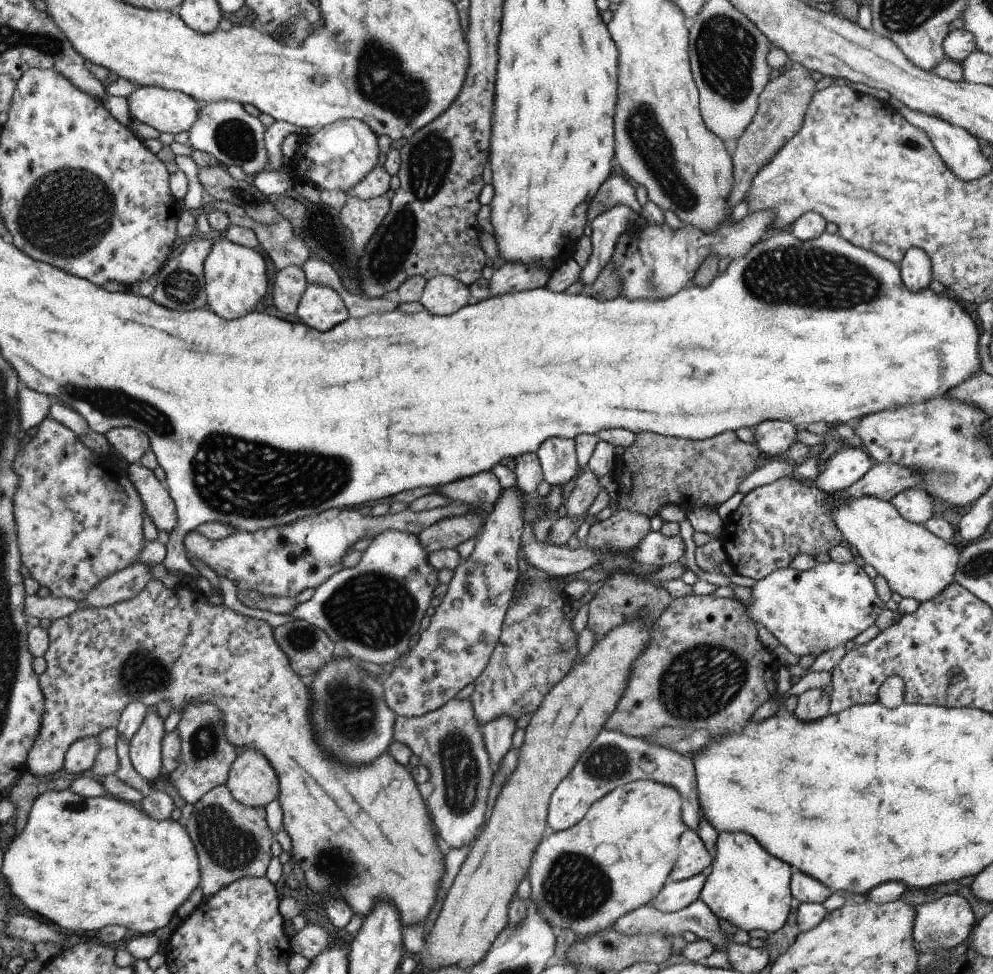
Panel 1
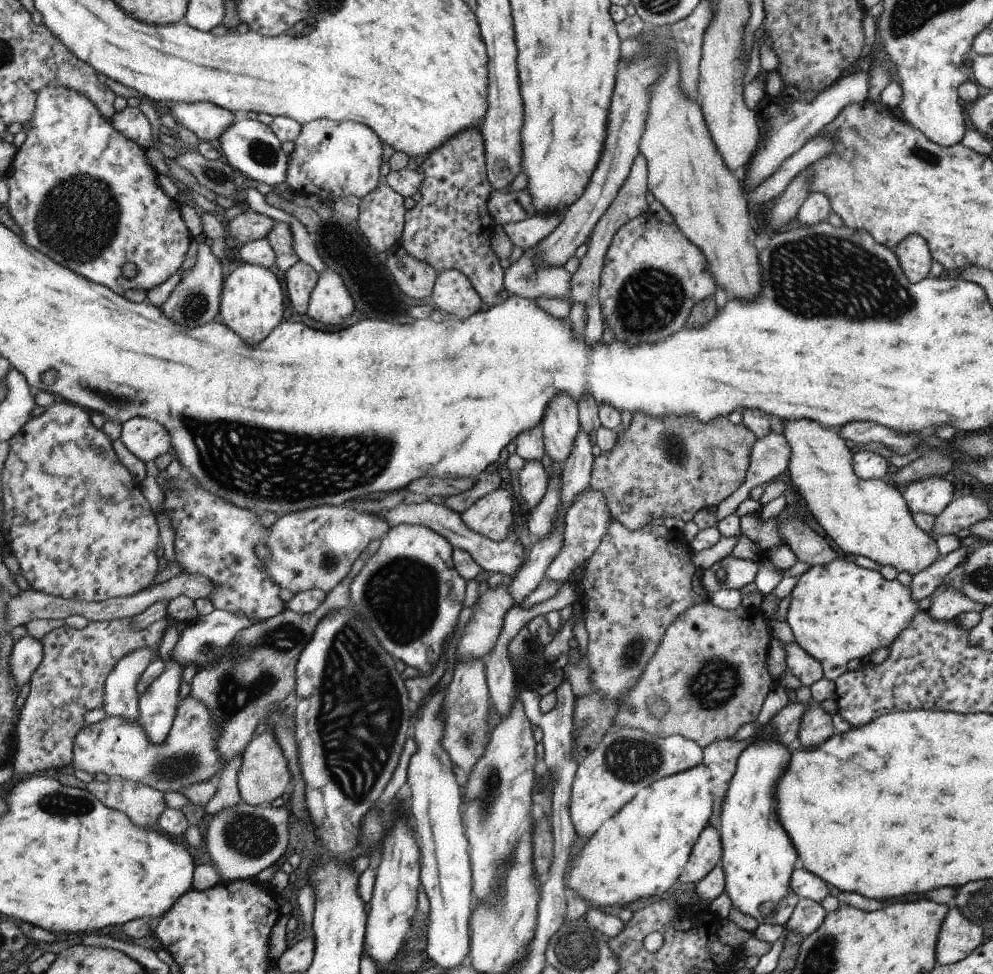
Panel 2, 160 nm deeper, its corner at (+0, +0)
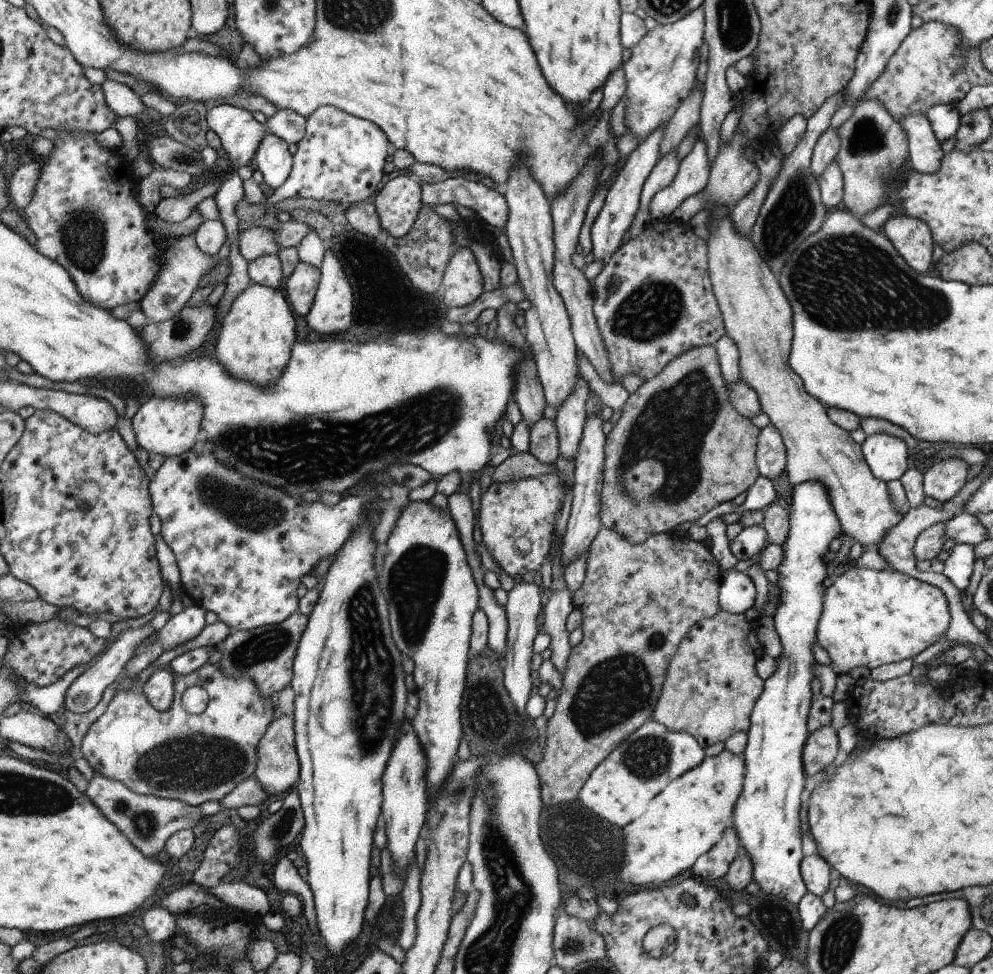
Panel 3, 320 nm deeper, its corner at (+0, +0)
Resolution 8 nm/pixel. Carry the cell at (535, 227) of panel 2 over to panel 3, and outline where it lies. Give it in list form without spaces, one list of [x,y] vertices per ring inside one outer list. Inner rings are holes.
[[[450,177],[437,184],[426,184],[421,182],[423,186],[423,202],[429,205],[439,204],[458,204],[458,206],[466,206],[475,211],[485,223],[490,223],[496,228],[505,227],[509,217],[509,206],[507,205],[506,197],[503,193],[496,191],[493,188],[488,188],[482,183],[469,181],[462,177]]]

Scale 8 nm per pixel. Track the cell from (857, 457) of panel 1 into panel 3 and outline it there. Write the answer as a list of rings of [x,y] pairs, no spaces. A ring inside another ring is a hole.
[[[887,432],[867,435],[862,449],[874,476],[885,483],[901,479],[908,470],[910,448],[899,436]]]

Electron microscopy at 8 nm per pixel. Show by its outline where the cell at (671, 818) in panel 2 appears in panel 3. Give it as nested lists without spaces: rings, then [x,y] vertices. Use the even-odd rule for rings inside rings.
[[[724,749],[719,755],[706,755],[700,766],[694,766],[667,784],[660,794],[650,800],[642,818],[634,820],[632,824],[628,824],[628,828],[624,828],[626,862],[620,872],[620,880],[656,889],[658,884],[692,868],[696,859],[718,844],[728,828],[732,827],[732,812],[734,812],[734,804],[738,802],[742,786],[744,786],[744,772],[746,772],[744,760]]]

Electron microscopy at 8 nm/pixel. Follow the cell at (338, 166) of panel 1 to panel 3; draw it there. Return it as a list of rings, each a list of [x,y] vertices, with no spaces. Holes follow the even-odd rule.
[[[332,105],[319,106],[306,117],[305,133],[297,145],[291,175],[268,198],[267,209],[292,196],[351,205],[366,201],[378,190],[388,156],[388,137],[371,120],[352,116]]]

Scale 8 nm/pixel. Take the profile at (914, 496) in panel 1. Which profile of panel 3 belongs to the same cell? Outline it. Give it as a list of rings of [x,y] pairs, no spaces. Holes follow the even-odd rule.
[[[956,457],[938,460],[923,474],[923,489],[926,496],[938,502],[946,502],[966,484],[970,465]]]

